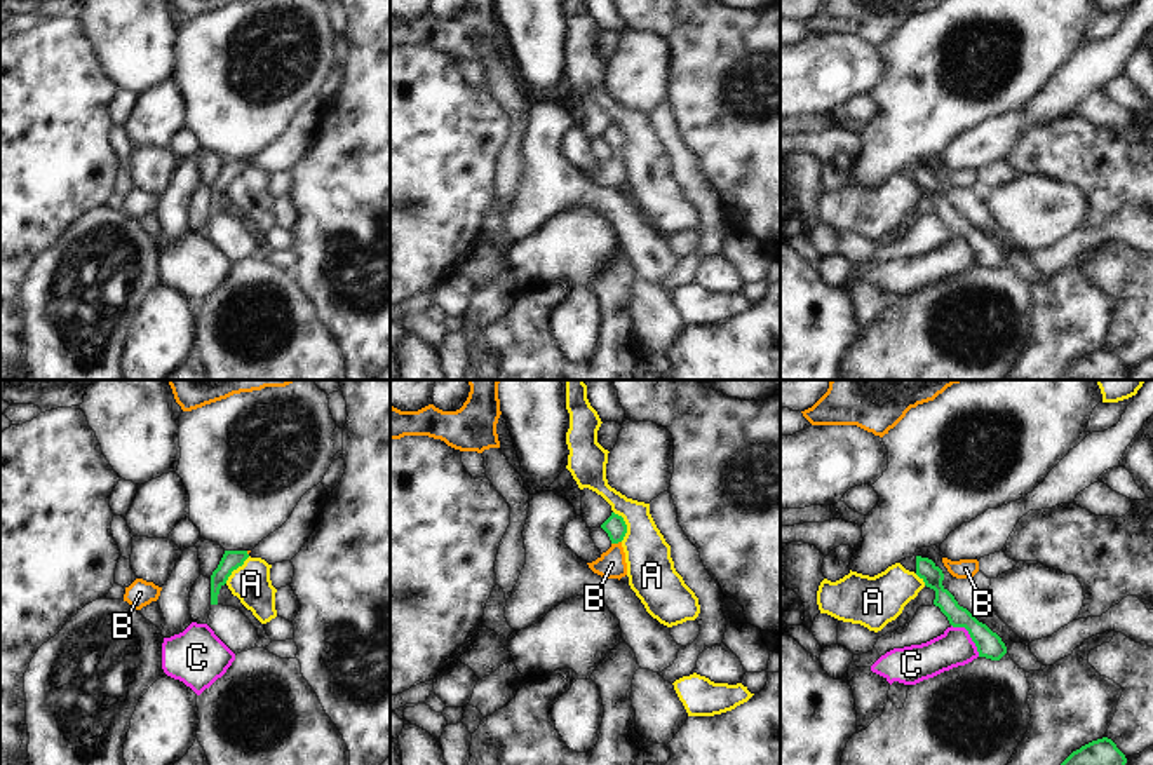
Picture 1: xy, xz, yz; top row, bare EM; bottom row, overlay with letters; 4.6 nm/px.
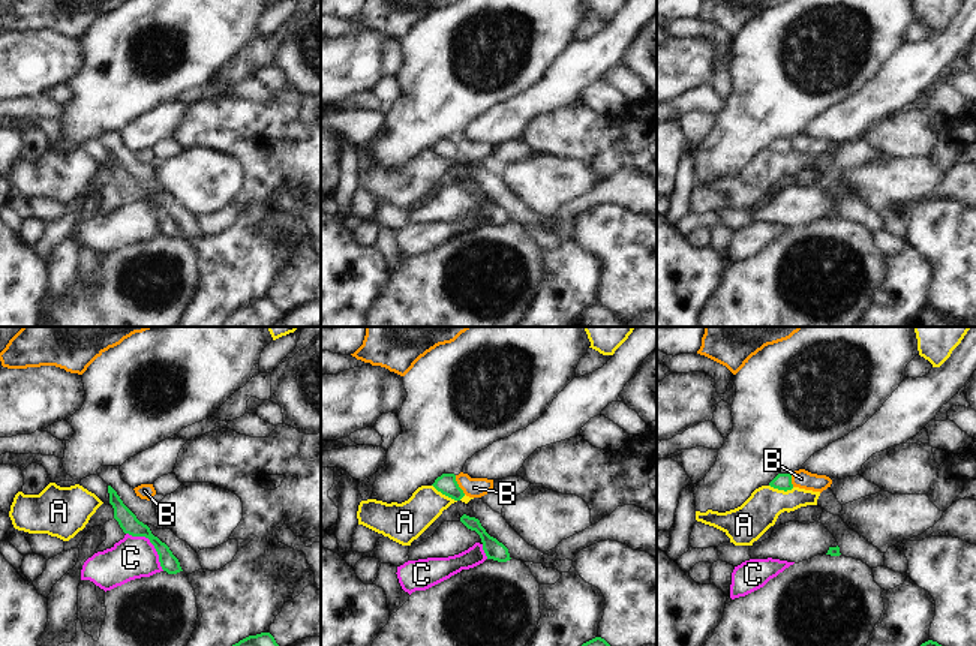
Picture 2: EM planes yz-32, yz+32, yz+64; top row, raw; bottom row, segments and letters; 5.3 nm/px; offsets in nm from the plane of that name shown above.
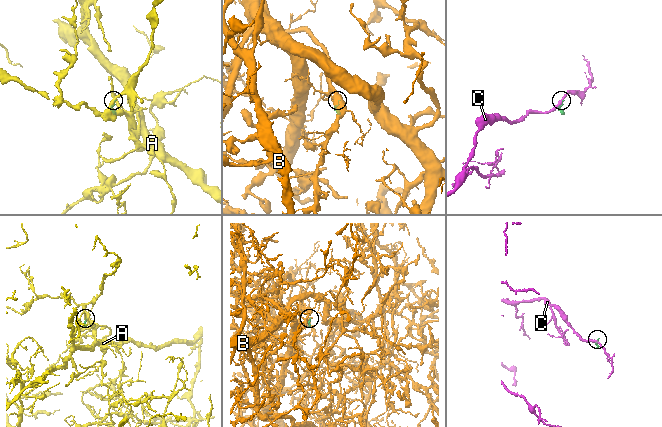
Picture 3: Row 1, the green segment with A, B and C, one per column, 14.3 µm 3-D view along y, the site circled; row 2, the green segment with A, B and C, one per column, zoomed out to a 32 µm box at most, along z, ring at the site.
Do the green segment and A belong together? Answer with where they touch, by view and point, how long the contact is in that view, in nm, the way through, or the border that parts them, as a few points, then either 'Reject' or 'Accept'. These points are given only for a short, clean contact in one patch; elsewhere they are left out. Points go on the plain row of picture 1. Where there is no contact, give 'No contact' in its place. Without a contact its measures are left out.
Touches green at xz (626, 135). Shared border 150 nm. Boundary: xz (613, 121), (626, 135), (622, 150). Reject.

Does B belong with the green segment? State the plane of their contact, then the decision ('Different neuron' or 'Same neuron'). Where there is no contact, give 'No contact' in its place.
Touches green in xz. Different neuron.

